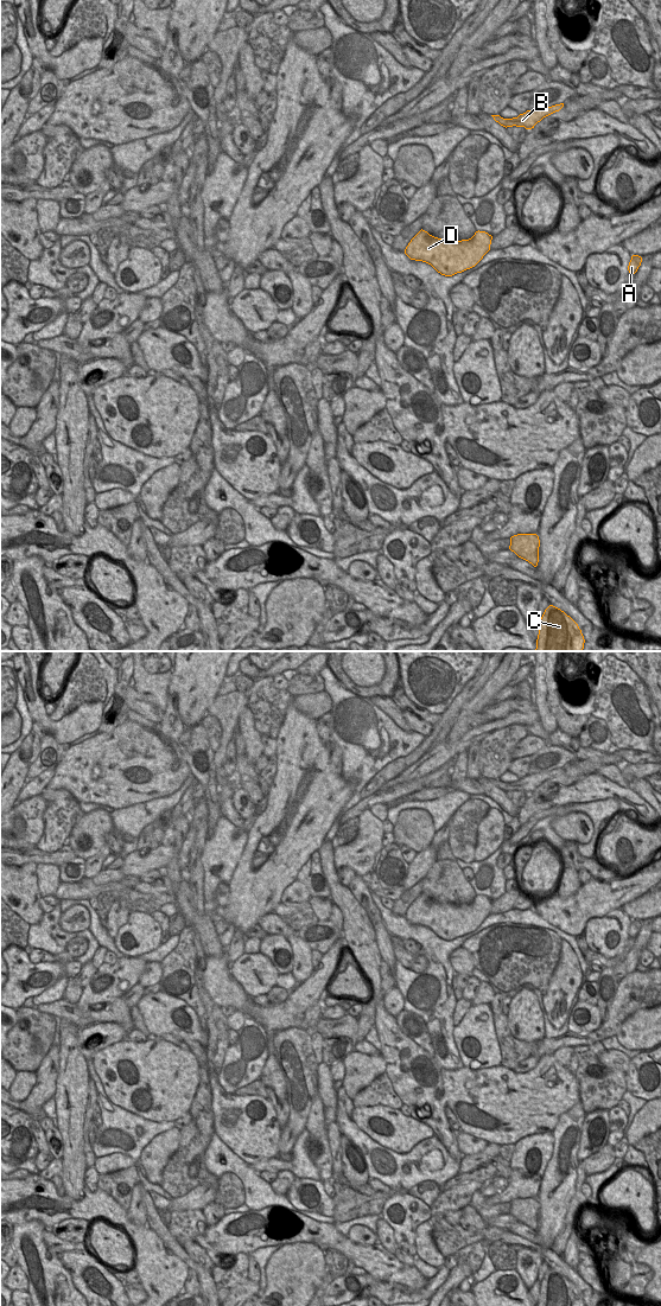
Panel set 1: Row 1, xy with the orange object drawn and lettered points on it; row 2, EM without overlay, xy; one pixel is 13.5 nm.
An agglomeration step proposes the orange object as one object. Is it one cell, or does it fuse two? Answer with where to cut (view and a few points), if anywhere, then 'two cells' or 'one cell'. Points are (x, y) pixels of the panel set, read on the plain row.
no cut | one cell

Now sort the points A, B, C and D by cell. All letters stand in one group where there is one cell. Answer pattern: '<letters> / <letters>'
A B C D

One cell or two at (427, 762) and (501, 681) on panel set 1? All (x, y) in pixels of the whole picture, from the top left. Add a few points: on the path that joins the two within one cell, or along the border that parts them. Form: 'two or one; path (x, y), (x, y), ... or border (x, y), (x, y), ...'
two; border (471, 727), (457, 740), (446, 741)

